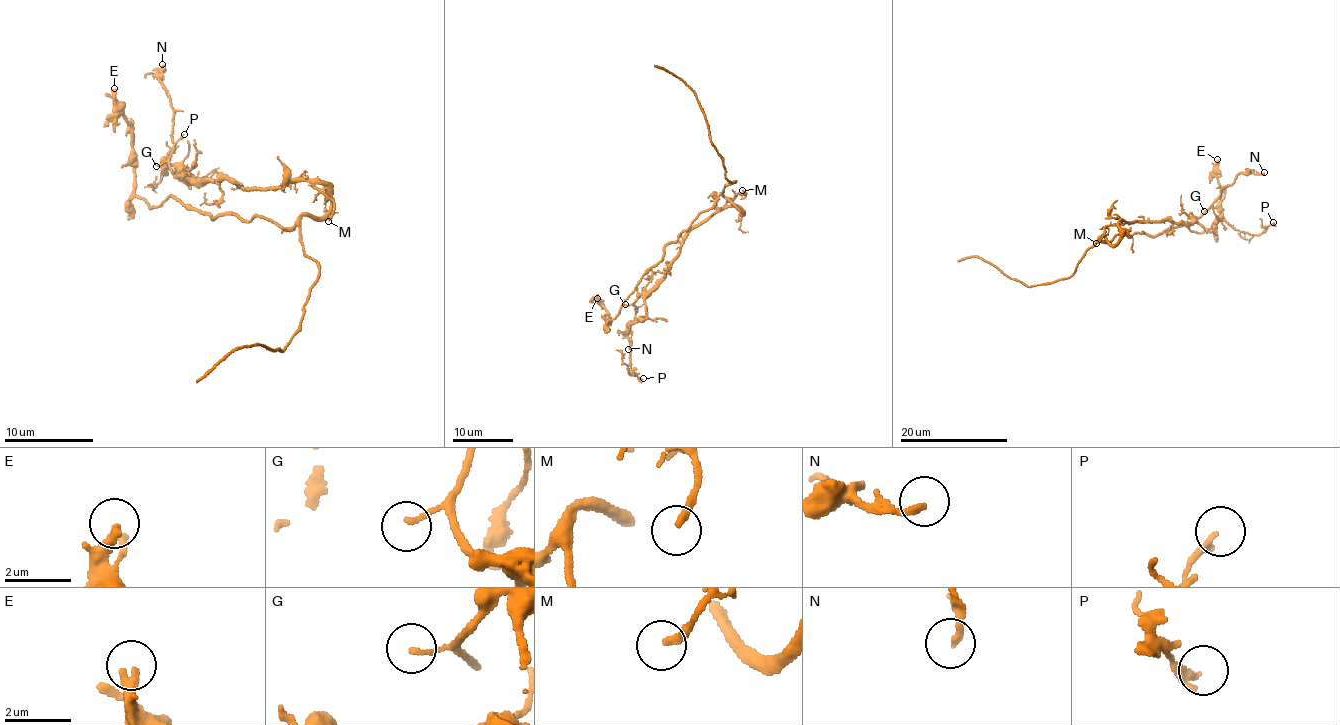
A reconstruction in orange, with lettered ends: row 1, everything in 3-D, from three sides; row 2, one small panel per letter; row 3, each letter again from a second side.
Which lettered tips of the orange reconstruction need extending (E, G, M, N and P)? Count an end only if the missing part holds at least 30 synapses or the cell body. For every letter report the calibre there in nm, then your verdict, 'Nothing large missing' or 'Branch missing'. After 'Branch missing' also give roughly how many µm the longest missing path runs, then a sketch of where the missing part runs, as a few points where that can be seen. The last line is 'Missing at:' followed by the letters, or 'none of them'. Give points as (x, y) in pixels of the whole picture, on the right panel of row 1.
E: Thickness 220 nm. Nothing large missing
G: Thickness 130 nm. Nothing large missing
M: Thickness 220 nm. Nothing large missing
N: Thickness 200 nm. Nothing large missing
P: Thickness 200 nm. Nothing large missing
Missing at: none of them

